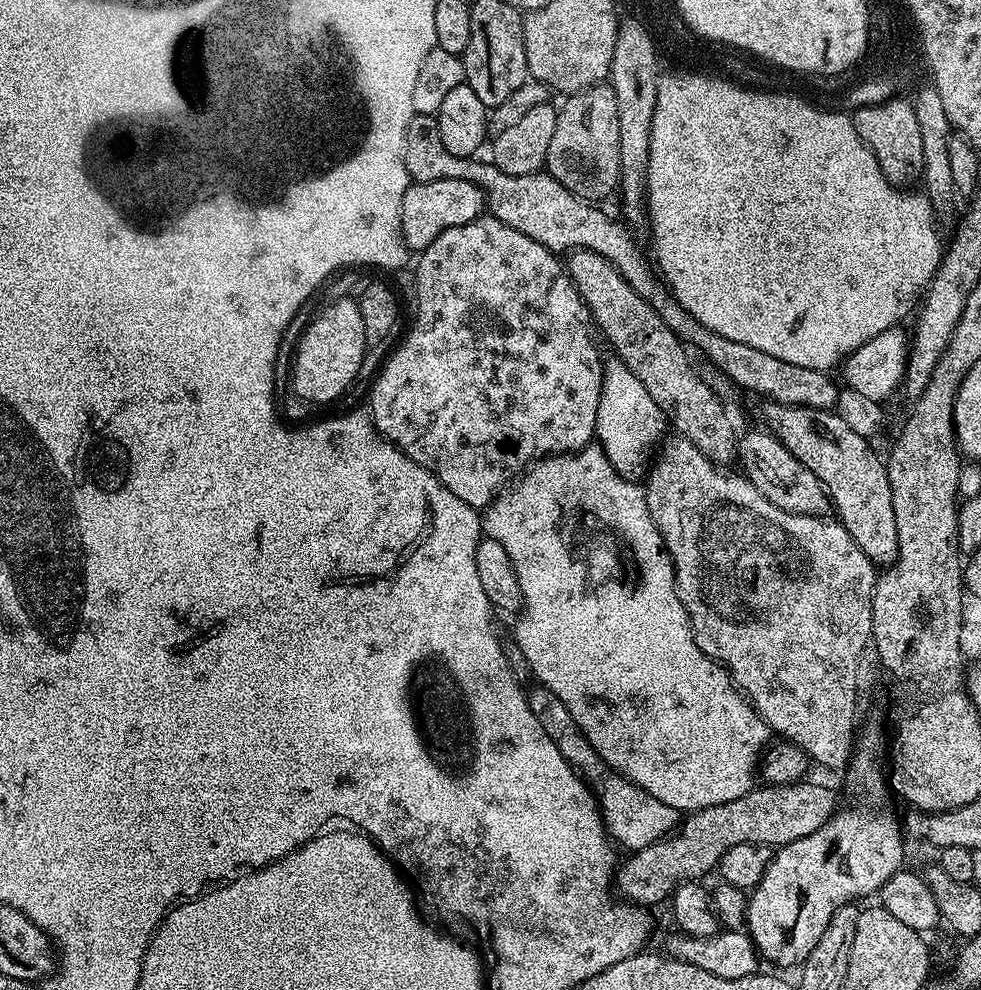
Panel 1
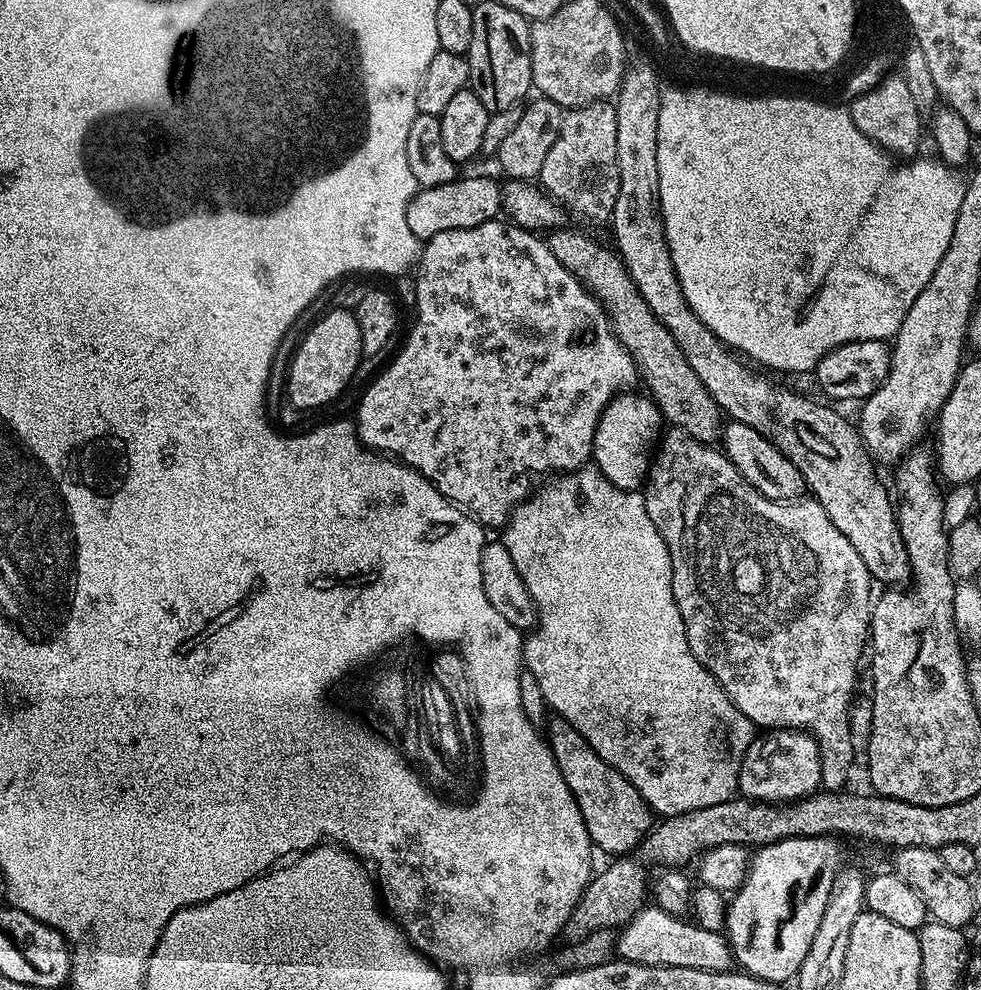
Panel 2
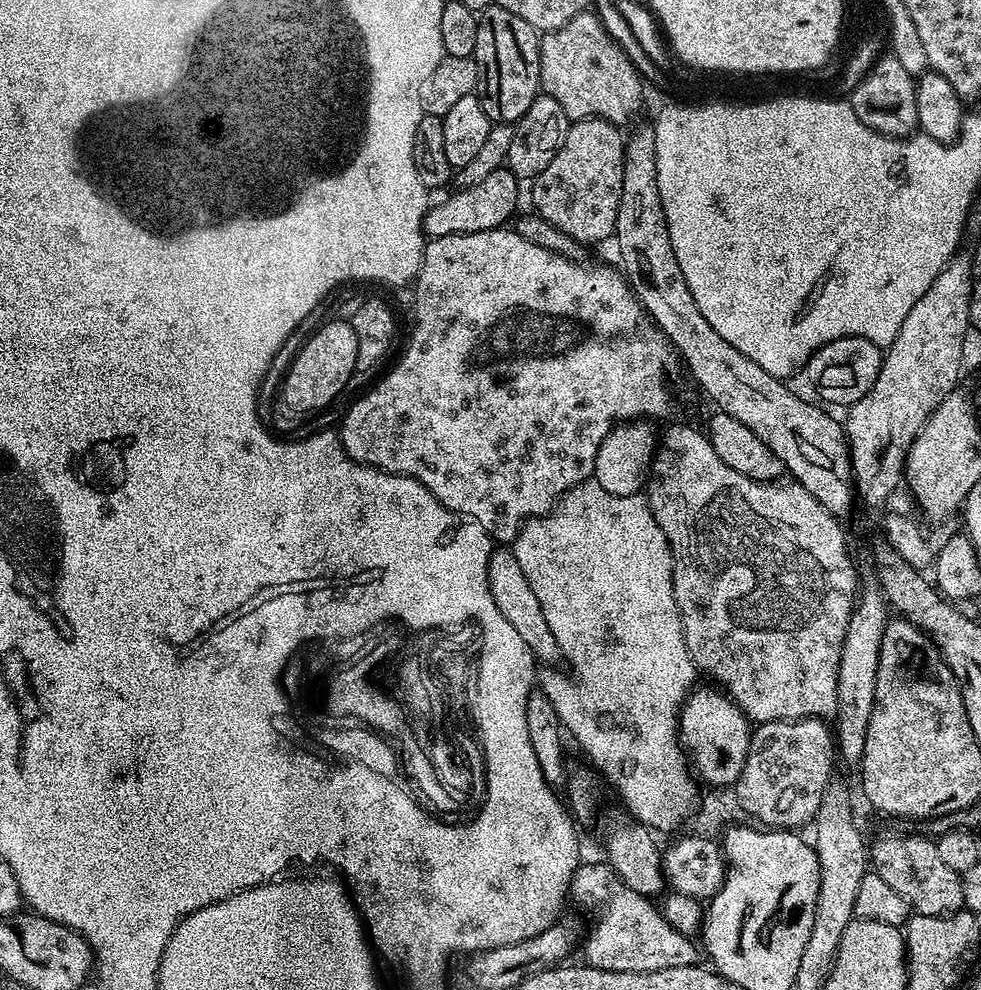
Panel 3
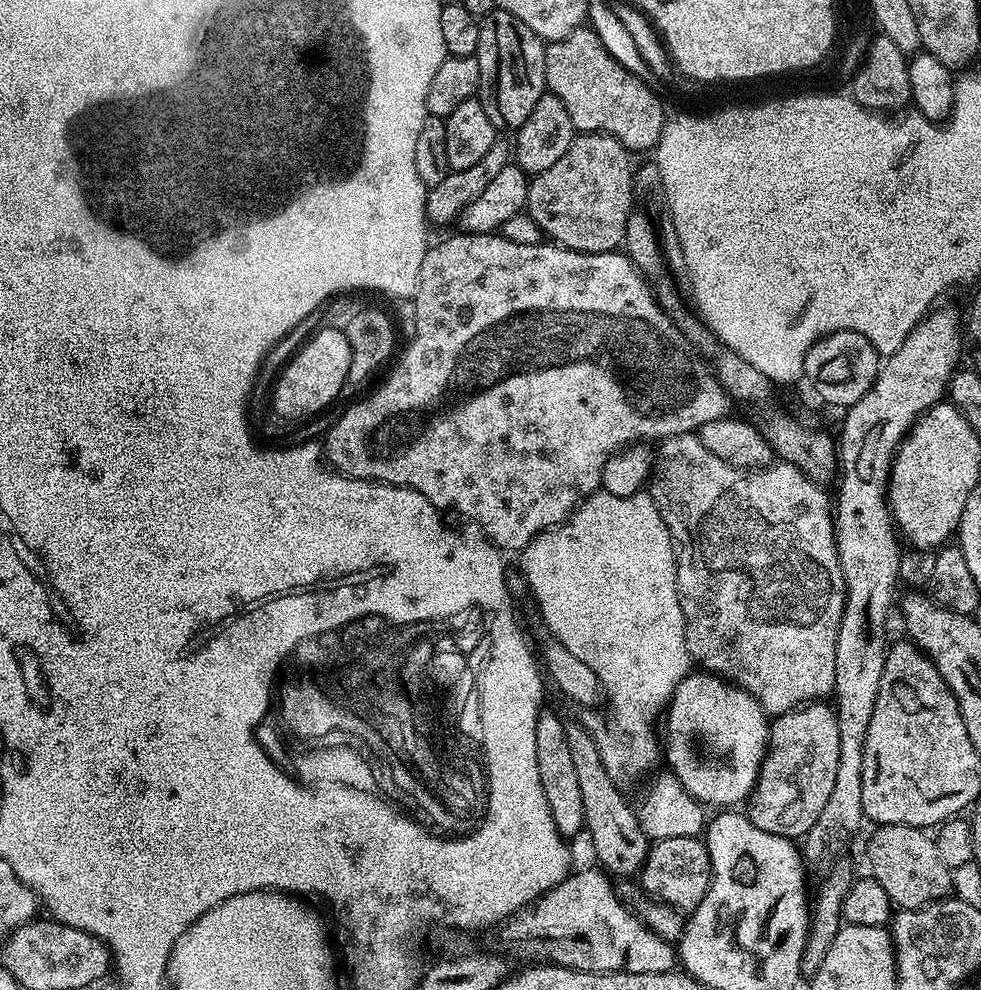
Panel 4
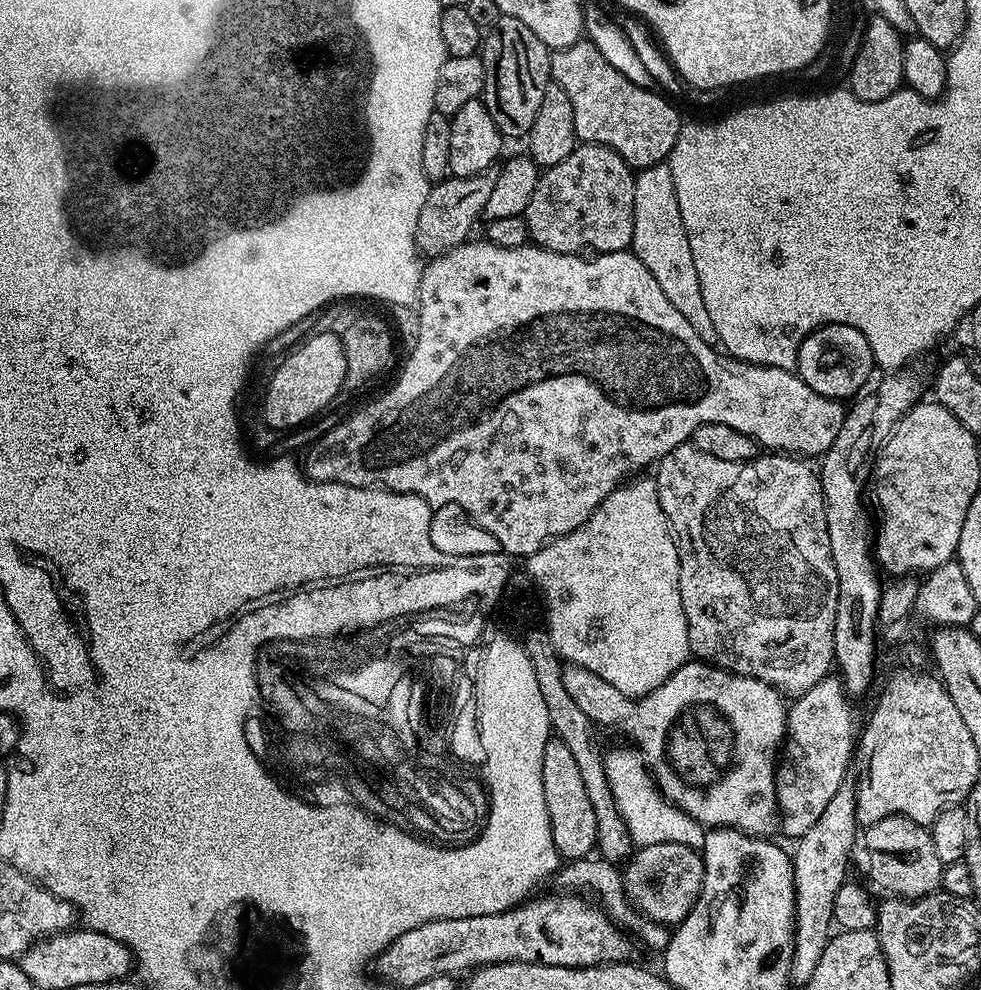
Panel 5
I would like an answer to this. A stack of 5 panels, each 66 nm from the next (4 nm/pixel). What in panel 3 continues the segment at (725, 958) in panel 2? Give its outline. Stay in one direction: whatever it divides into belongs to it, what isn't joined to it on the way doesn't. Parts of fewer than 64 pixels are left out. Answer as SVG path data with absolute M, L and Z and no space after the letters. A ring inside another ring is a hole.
M607 862L581 863L572 879L570 900L598 916L582 940L587 967L622 974L650 974L697 963L697 941L695 944L692 936L674 930L666 922L663 911L657 905L655 908L649 897L627 888Z

